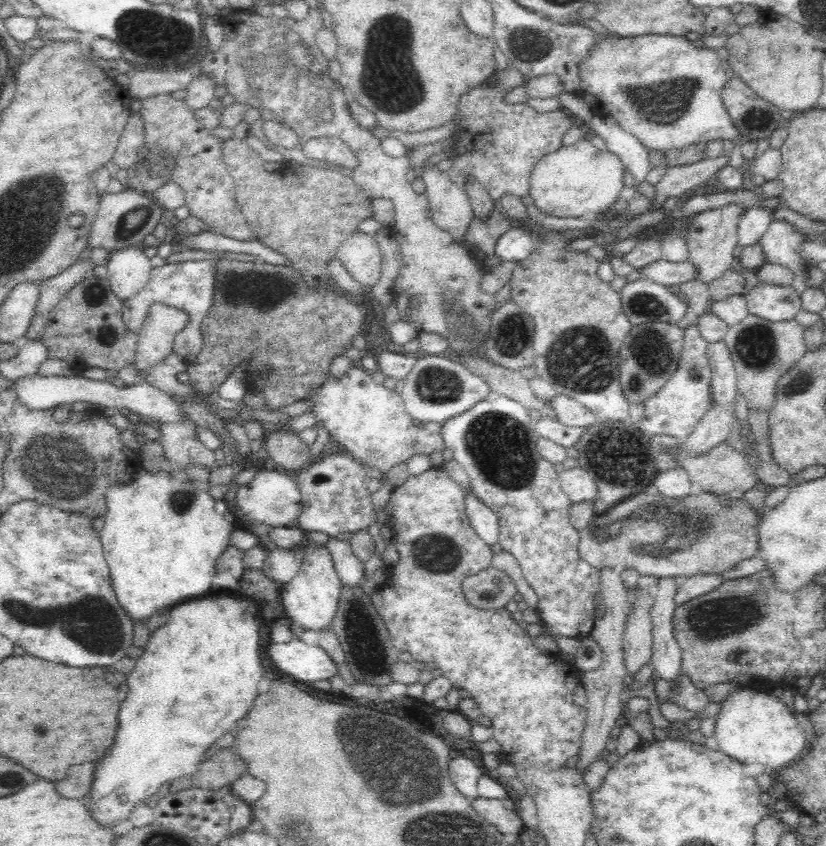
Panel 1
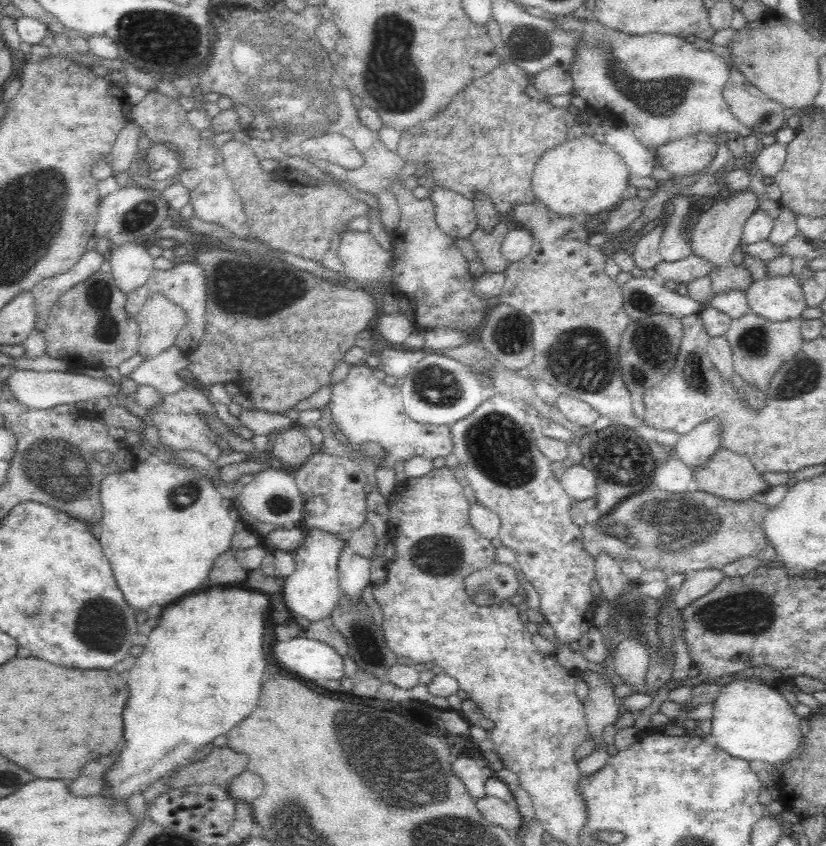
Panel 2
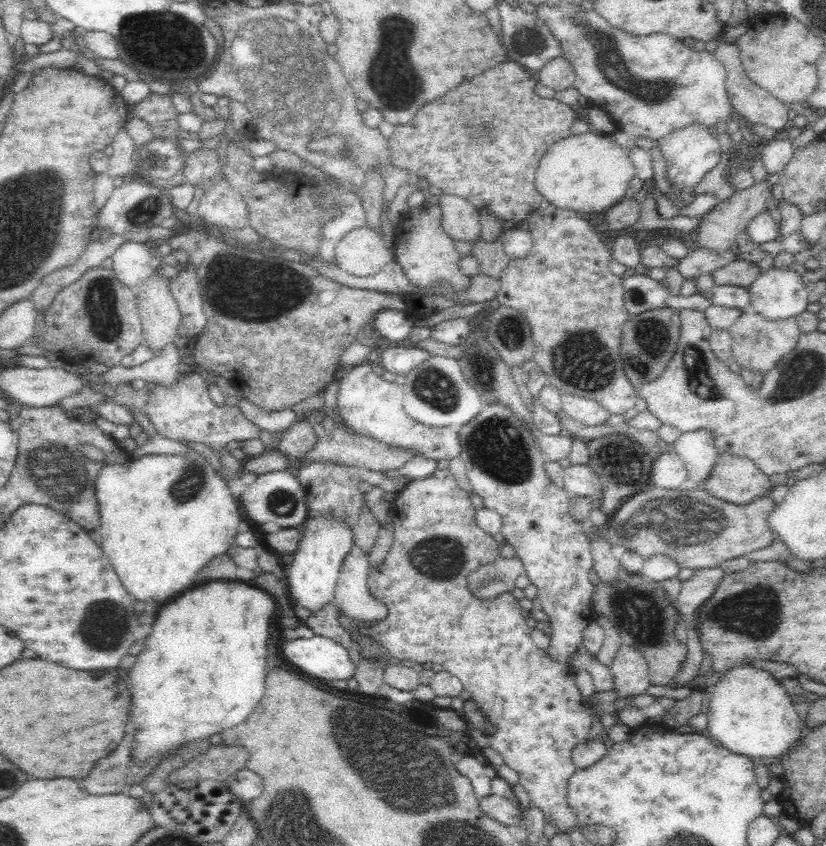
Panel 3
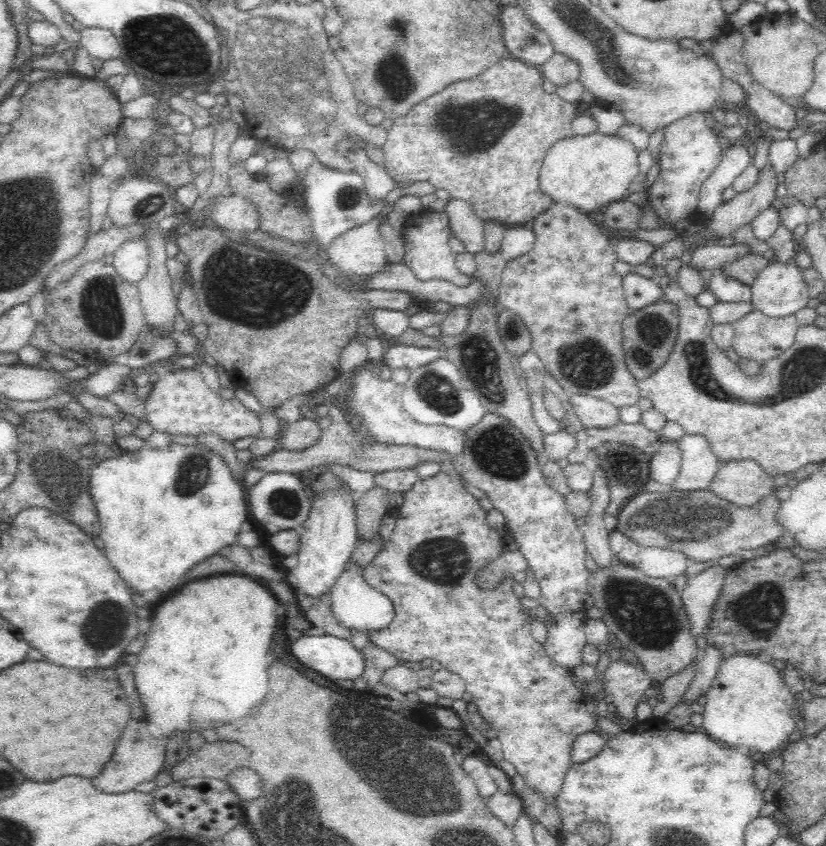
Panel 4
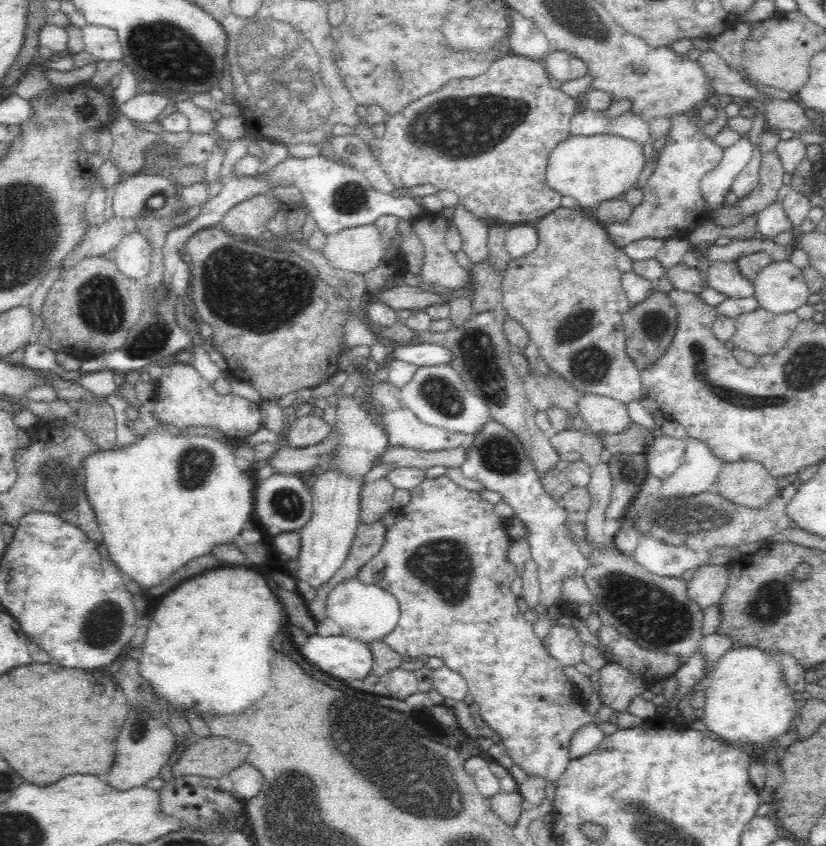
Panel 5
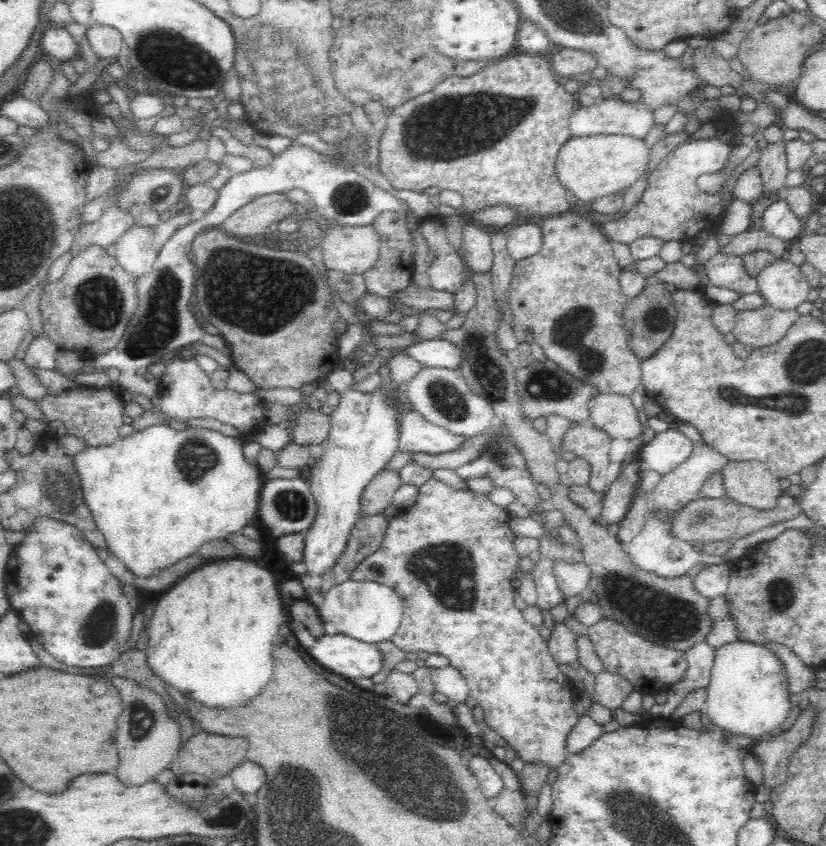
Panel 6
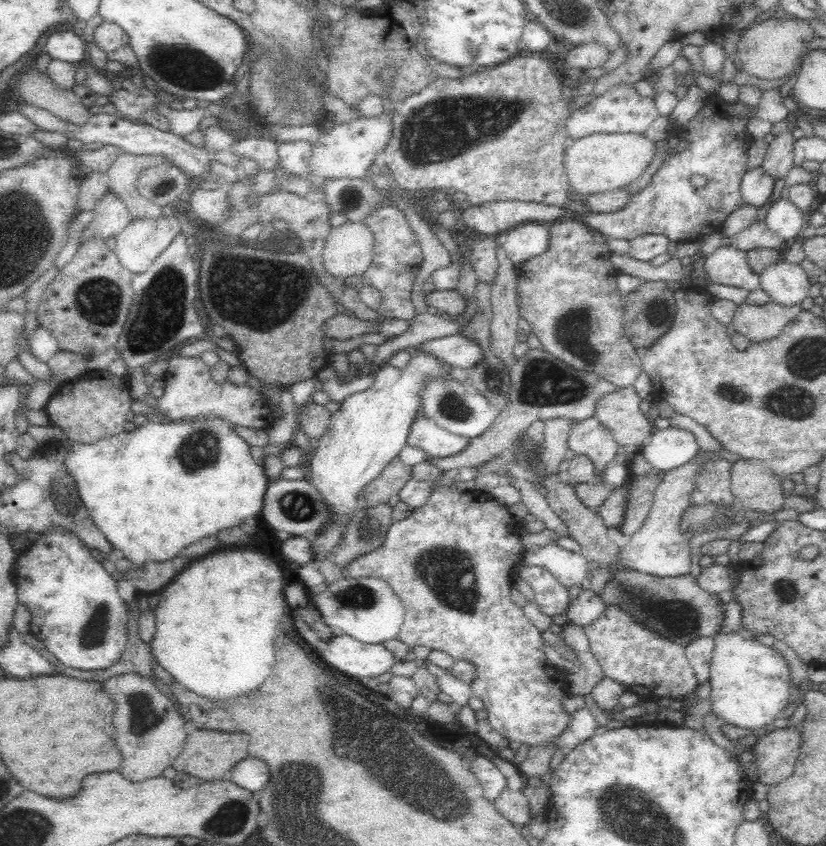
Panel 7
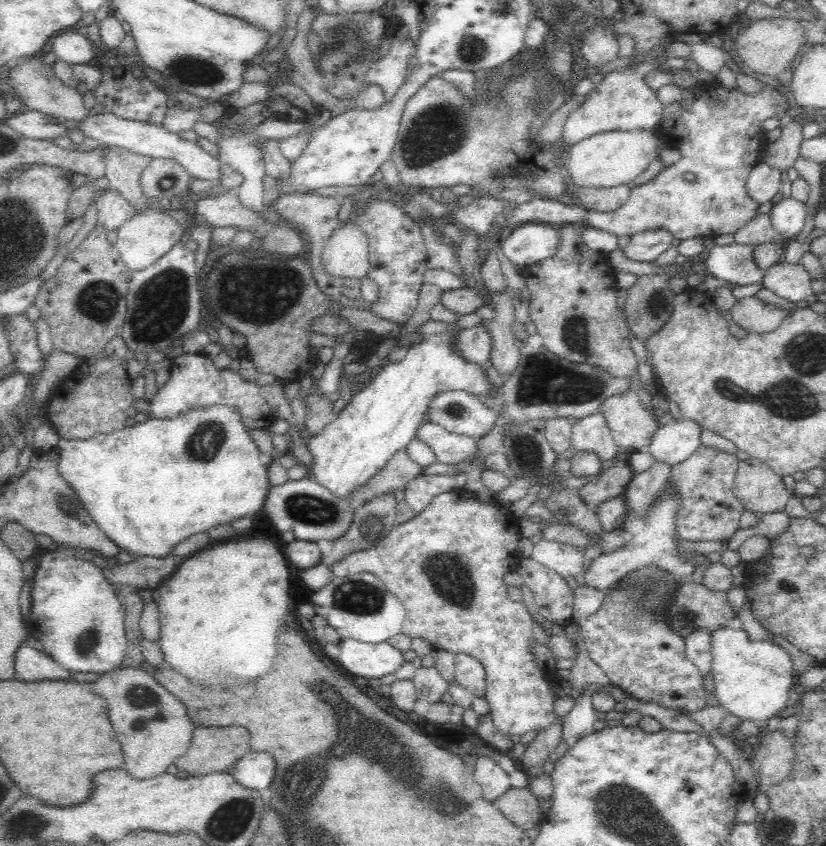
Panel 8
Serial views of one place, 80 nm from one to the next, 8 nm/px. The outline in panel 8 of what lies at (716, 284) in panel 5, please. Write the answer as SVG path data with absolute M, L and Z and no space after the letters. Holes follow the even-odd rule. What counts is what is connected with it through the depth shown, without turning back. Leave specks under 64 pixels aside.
M742 244L715 245L702 257L703 271L728 284L748 286L760 283L764 271L754 263L755 246Z

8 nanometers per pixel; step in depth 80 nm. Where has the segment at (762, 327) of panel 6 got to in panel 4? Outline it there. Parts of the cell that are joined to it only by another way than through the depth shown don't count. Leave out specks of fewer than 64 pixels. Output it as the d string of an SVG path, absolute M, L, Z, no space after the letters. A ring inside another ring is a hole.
M752 310L732 324L734 336L731 348L740 359L756 361L758 365L762 366L770 359L780 356L794 344L799 327L796 315L772 318L759 310Z

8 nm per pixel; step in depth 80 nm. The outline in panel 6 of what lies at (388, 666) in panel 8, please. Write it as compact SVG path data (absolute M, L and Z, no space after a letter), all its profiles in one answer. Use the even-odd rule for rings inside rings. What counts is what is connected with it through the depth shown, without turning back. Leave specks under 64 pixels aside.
M340 633L318 636L308 654L314 660L311 664L317 662L344 678L369 680L382 668L382 655L376 645Z

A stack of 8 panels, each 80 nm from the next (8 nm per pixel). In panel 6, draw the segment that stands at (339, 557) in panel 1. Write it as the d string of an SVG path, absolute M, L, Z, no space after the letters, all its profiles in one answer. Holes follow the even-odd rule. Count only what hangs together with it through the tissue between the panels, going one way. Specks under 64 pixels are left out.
M348 580L336 584L323 596L318 614L323 621L333 622L340 634L374 645L376 642L390 641L396 634L403 616L402 604L396 591L384 584Z

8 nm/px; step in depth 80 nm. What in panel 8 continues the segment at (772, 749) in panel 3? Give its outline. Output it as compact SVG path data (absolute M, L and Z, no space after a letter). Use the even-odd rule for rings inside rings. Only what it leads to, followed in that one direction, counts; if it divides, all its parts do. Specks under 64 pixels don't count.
M728 625L711 635L713 693L718 705L726 709L726 714L732 714L742 722L752 721L762 726L792 704L789 698L794 690L795 671L790 656L780 645L752 641L744 629L736 630Z

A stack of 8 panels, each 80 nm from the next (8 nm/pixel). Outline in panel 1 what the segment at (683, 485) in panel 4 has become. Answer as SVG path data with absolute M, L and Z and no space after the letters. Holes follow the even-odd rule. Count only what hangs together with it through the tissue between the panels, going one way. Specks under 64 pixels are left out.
M724 341L708 343L707 357L712 370L712 382L710 382L710 392L712 392L710 398L712 398L712 402L710 402L710 408L704 414L704 418L698 421L694 432L686 438L686 442L682 446L682 449L688 455L700 455L701 453L709 452L718 444L727 441L730 436L730 428L733 425L732 422L734 422L734 400L736 400L736 396L738 395L736 371L728 352L728 347L726 347Z

